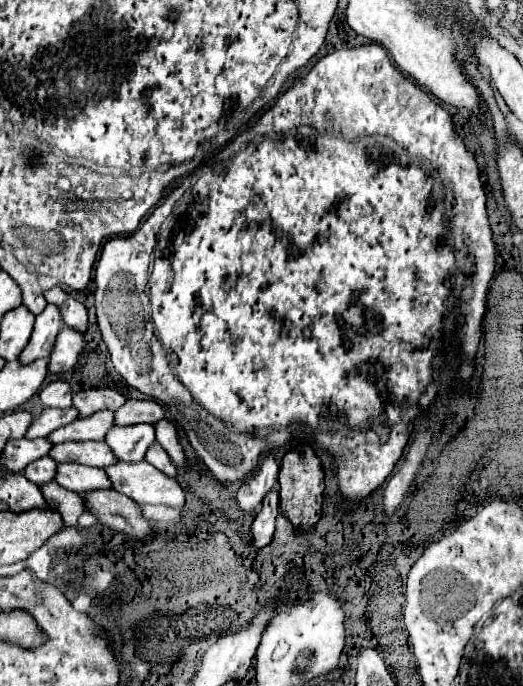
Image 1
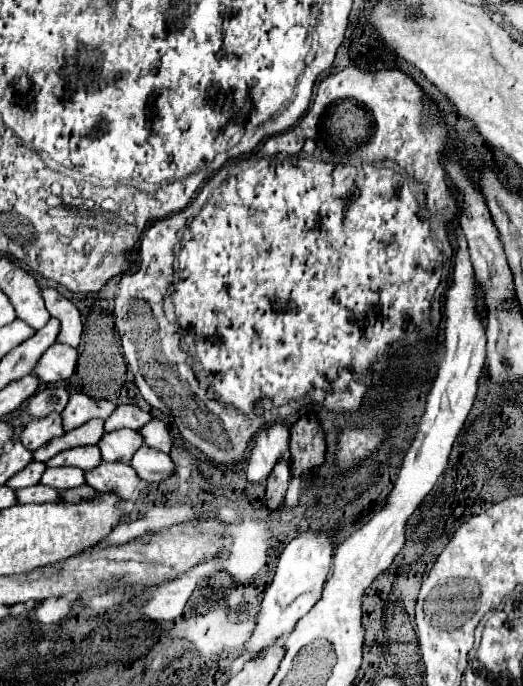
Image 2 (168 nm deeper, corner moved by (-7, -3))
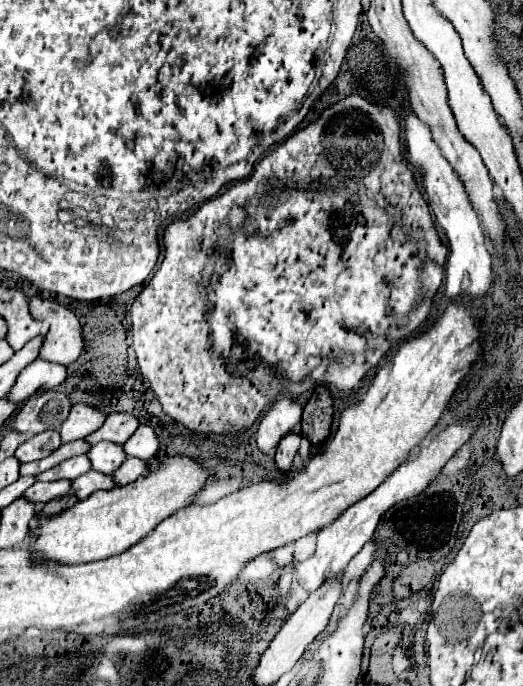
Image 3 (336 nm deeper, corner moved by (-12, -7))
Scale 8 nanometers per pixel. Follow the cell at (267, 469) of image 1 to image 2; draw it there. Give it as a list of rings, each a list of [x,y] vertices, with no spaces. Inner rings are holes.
[[[275,422],[259,432],[253,450],[249,454],[247,462],[247,480],[249,482],[261,482],[267,480],[267,474],[271,474],[275,462],[285,456],[289,450],[289,428],[283,422]]]

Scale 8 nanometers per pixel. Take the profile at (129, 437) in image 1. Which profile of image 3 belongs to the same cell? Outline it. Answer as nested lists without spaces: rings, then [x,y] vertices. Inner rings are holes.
[[[98,442],[96,446],[90,448],[88,458],[92,462],[92,468],[104,474],[112,474],[126,460],[124,446],[116,442]]]

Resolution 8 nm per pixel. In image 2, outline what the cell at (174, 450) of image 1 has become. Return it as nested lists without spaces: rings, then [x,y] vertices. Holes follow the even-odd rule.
[[[151,420],[143,428],[139,428],[139,434],[143,436],[145,444],[149,448],[155,448],[159,452],[169,454],[171,450],[171,436],[167,432],[167,426],[161,420]]]

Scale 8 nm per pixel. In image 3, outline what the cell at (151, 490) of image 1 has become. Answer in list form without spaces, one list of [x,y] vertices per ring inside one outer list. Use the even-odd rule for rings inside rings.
[[[90,470],[90,472],[82,474],[80,478],[76,478],[72,482],[72,494],[76,494],[78,500],[84,500],[92,492],[96,492],[96,490],[108,490],[112,486],[114,486],[112,474],[100,474],[96,470]]]

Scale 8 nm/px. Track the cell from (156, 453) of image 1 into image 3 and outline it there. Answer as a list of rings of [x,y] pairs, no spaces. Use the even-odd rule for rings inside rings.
[[[126,458],[126,462],[114,472],[116,486],[124,486],[124,484],[130,484],[130,482],[136,482],[140,476],[148,474],[148,470],[150,470],[150,464],[146,460]]]

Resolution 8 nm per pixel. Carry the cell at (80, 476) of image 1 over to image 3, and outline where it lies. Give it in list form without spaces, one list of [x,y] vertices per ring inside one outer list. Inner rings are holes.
[[[54,480],[54,482],[36,482],[32,484],[26,492],[24,492],[24,498],[28,498],[30,502],[36,502],[36,504],[46,504],[50,500],[56,500],[56,498],[62,498],[66,494],[70,494],[70,488],[72,486],[72,480]]]

